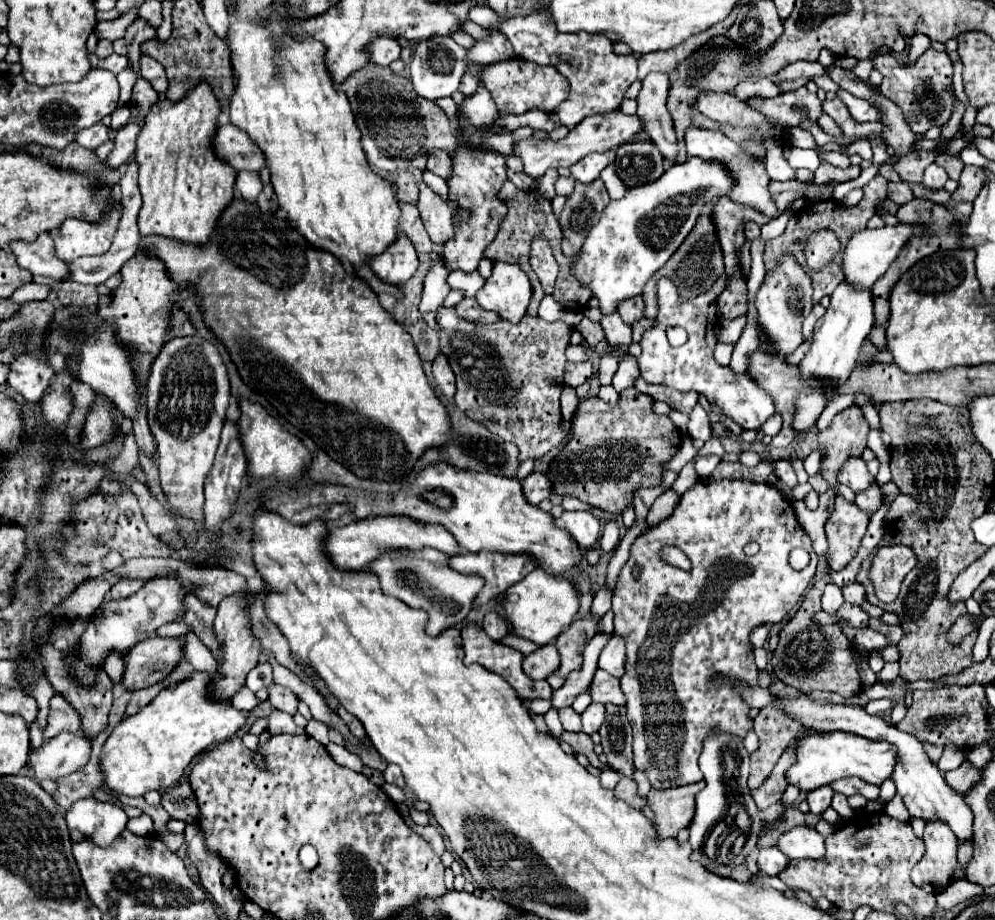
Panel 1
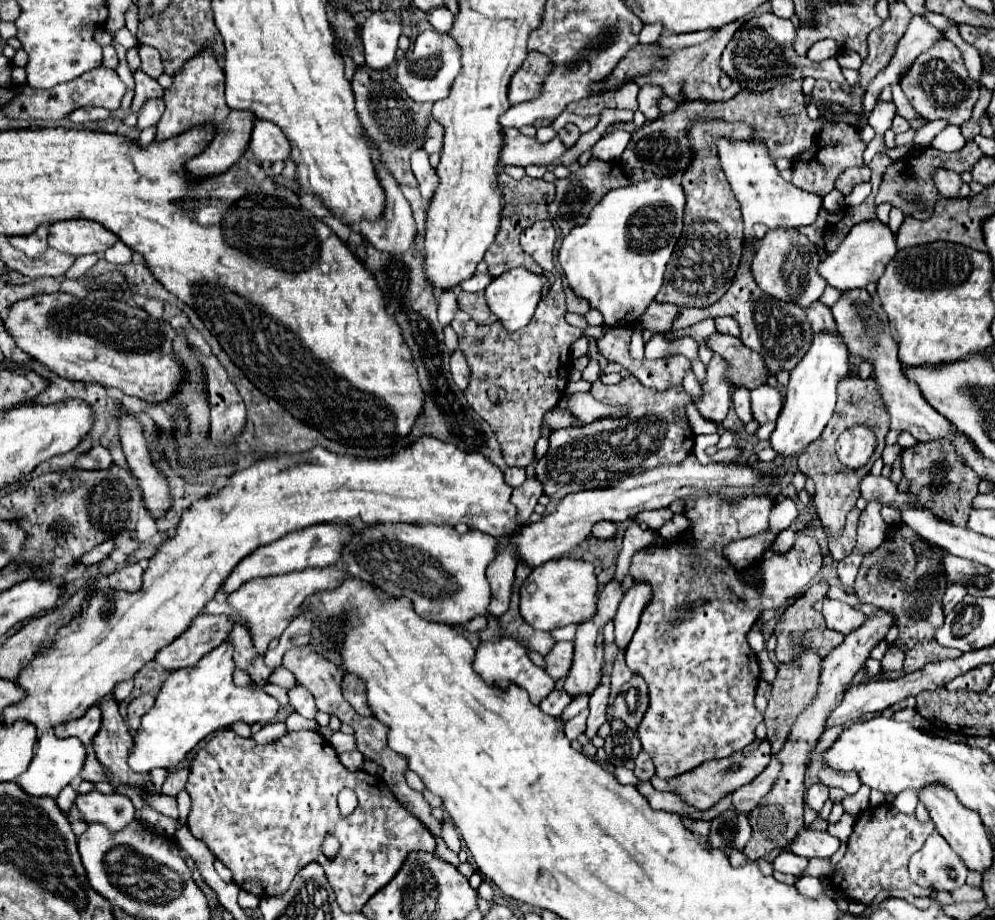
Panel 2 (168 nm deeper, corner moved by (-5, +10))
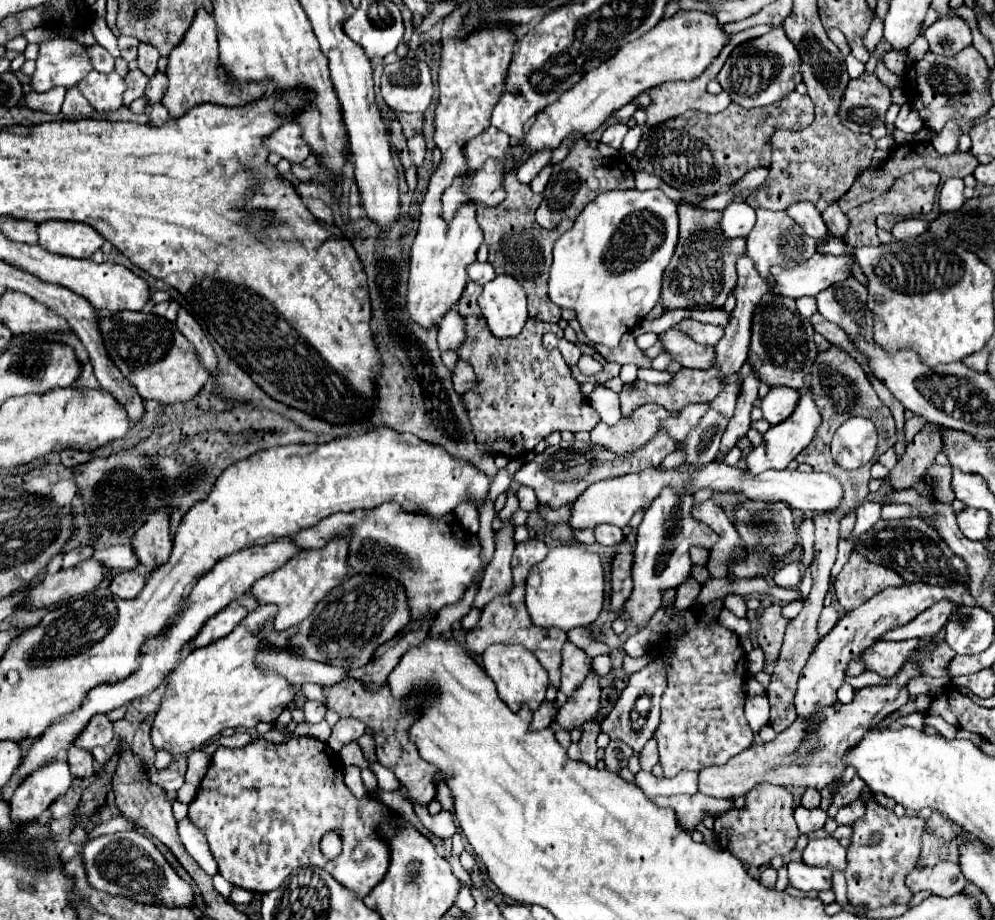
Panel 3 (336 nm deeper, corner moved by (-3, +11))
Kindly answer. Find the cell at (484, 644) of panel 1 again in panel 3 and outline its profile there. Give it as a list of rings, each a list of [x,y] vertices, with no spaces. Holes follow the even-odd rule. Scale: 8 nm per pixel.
[[[492,644],[482,654],[482,666],[488,676],[494,680],[498,696],[508,704],[508,708],[518,710],[522,704],[528,704],[530,710],[536,710],[546,696],[548,688],[548,674],[540,666],[540,662],[532,656],[532,652],[520,646],[506,646],[506,644]]]

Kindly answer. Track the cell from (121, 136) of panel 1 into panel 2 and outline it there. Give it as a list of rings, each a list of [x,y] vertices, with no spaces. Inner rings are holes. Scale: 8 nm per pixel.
[[[146,101],[146,105],[142,105],[140,109],[140,117],[138,117],[138,129],[148,129],[152,125],[156,125],[160,121],[164,113],[164,101]]]

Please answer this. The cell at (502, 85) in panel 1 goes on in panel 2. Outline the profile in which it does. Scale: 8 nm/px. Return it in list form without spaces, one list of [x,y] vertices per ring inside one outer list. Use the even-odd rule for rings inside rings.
[[[530,53],[530,55],[532,55],[532,61],[526,63],[524,67],[520,67],[510,81],[508,97],[512,103],[530,101],[530,99],[538,97],[538,93],[542,89],[542,79],[552,69],[552,63],[548,61],[546,55],[542,55],[542,53]]]

